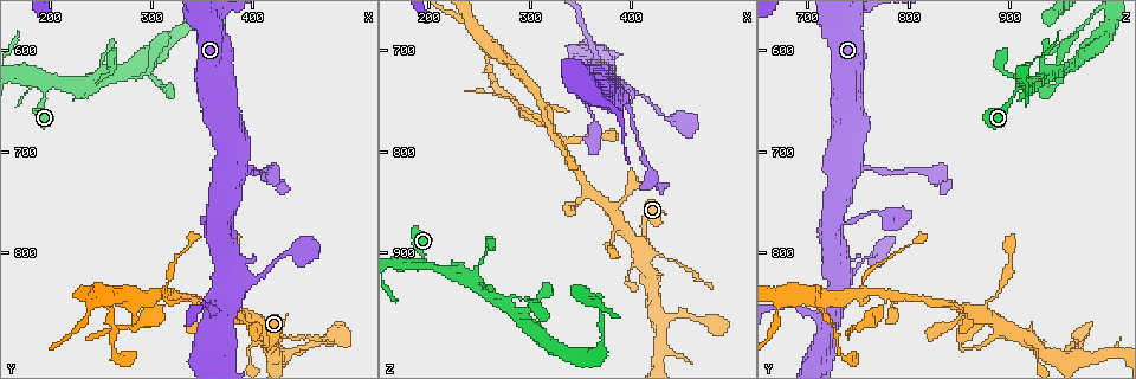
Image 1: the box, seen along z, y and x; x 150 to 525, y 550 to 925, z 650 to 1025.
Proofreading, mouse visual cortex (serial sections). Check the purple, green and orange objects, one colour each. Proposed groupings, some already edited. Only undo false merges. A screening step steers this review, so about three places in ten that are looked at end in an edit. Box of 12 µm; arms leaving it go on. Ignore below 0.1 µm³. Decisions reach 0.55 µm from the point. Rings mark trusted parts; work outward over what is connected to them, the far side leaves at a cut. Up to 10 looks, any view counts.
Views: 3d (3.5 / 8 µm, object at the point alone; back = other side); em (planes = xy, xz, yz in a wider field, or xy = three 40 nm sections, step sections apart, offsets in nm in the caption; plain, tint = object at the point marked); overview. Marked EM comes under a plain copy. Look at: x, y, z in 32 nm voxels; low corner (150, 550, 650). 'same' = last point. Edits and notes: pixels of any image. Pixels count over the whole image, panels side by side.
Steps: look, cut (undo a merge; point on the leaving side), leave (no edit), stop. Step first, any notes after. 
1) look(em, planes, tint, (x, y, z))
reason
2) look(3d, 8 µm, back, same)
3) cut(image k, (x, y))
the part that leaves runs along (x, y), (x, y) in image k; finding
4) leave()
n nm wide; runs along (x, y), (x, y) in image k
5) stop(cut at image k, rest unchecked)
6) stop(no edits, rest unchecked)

look(3d, 3.5 µm, back, (198, 634, 908))
three-way junction

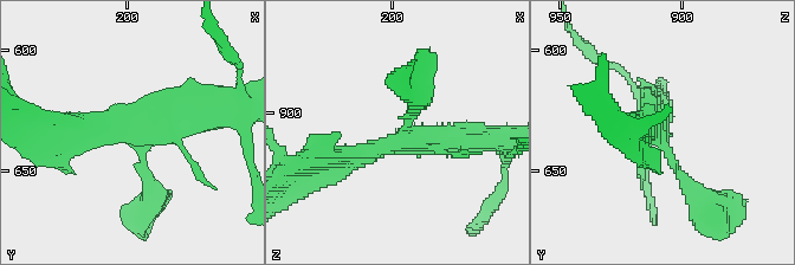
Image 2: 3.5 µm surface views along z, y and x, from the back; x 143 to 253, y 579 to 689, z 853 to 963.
look(em, planes, tint, (196, 635, 910))
need the tissue

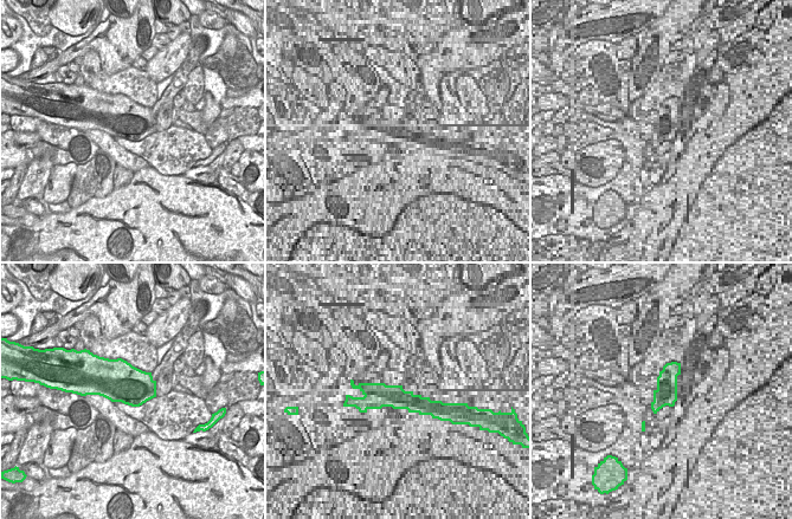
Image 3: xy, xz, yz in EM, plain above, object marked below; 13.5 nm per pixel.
leave()
550 nm wide; runs along (152, 199), (134, 130), (65, 123) in image 2; continuous, no second cell

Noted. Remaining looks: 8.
look(3d, 3.5 µm, (274, 626, 944))
a narrow waist

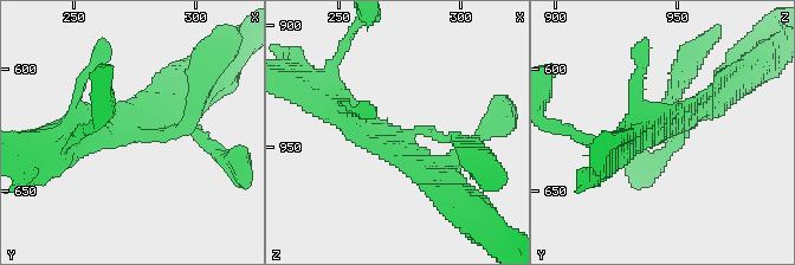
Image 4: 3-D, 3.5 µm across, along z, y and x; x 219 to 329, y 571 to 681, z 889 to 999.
look(em, xy, step 1, tint, (272, 626, 945))

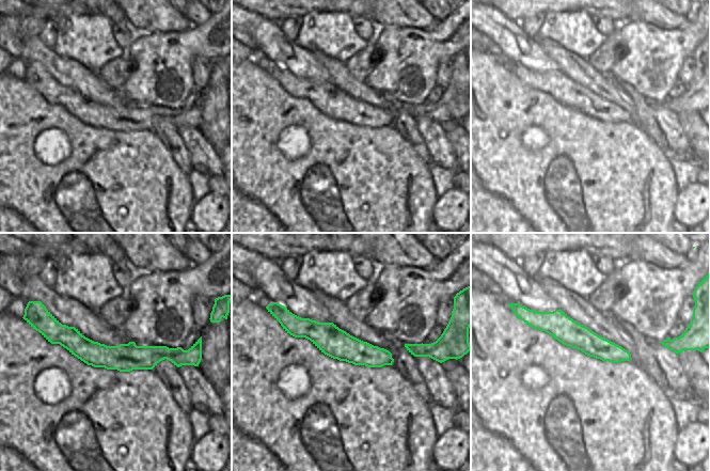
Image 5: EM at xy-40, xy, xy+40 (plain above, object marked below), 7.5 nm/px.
leave()
runs along (328, 97), (375, 130), (458, 142) in image 4; all the same cell

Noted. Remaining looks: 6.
look(3d, 8 µm, (318, 844, 778))
arms part here

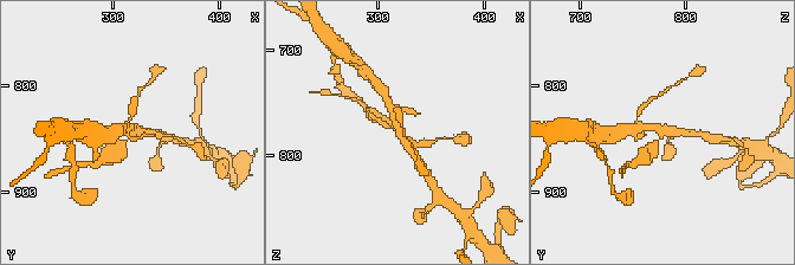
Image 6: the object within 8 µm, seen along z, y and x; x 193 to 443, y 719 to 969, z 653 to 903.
look(3d, 3.5 µm, (320, 844, 782))
zoom in

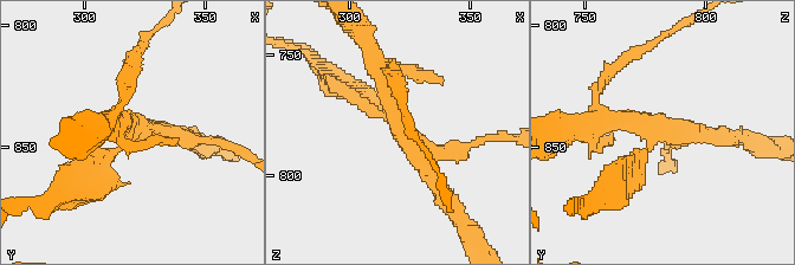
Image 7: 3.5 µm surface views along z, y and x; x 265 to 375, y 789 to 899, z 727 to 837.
look(em, planes, tint, (321, 842, 781))
need the tissue

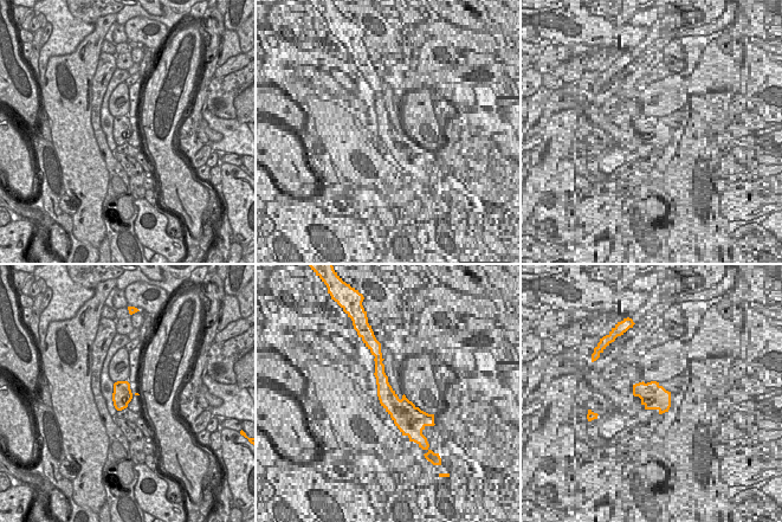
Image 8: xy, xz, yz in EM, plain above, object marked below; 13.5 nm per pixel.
cut(image 7, (349, 95))
arms of 150, 200, 250 nm; the part that leaves runs along (383, 116), (333, 86), (306, 56) in image 7; two cells meet here

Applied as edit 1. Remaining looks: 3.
look(3d, 3.5 µm, (266, 846, 700))
three-way junction

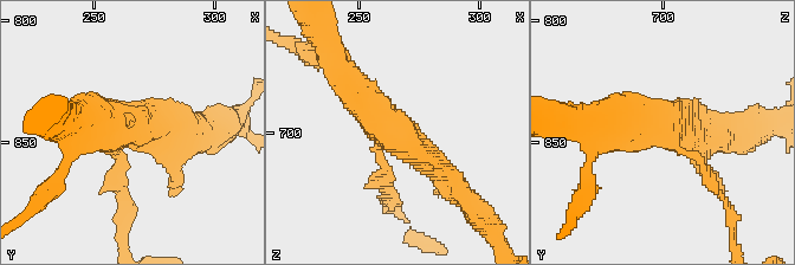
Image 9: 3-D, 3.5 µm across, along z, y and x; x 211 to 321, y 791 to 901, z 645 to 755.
look(em, planes, tint, (263, 845, 700))
3 arms; arms of 150, 300, 400 nm

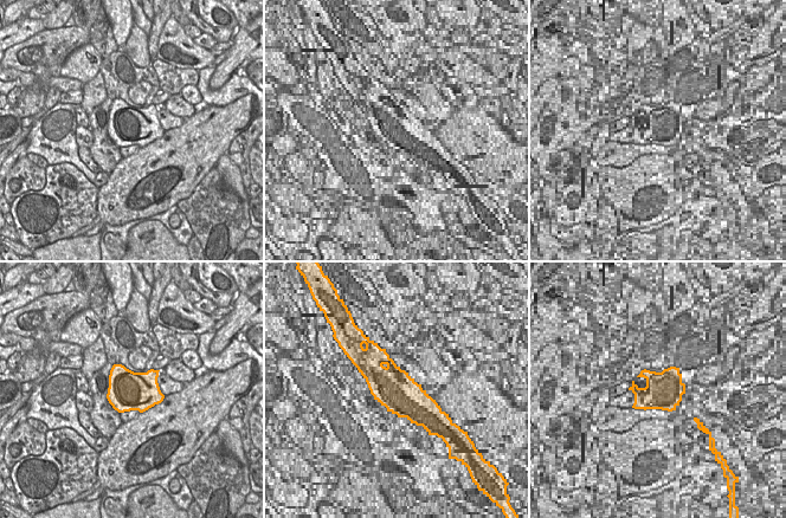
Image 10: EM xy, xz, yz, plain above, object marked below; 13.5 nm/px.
leave()
runs along (452, 182), (376, 122), (343, 79) in image 9; all the same cell

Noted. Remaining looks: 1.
stop(cut at image 7, rest unchecked)

